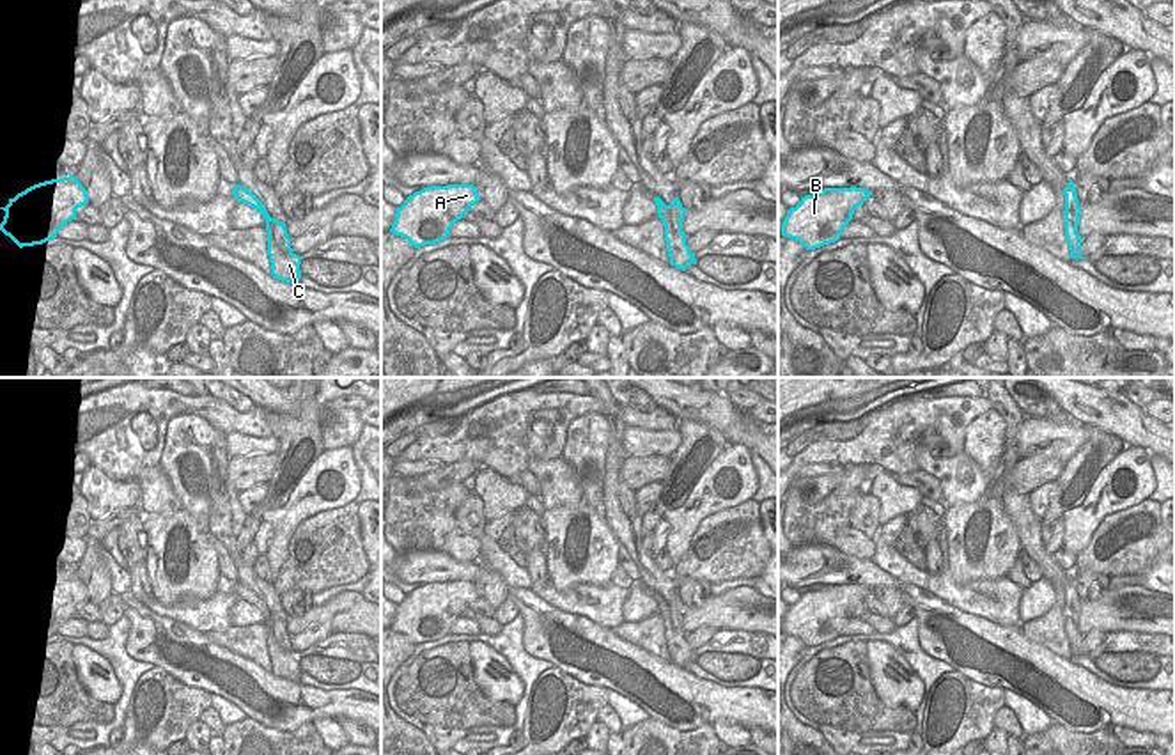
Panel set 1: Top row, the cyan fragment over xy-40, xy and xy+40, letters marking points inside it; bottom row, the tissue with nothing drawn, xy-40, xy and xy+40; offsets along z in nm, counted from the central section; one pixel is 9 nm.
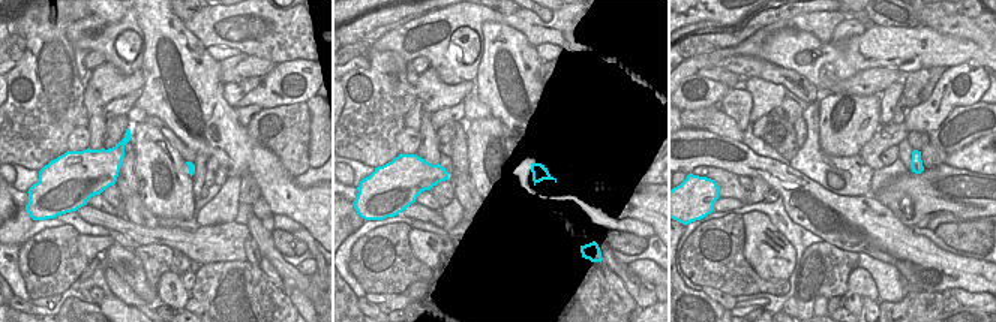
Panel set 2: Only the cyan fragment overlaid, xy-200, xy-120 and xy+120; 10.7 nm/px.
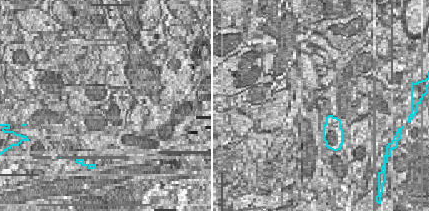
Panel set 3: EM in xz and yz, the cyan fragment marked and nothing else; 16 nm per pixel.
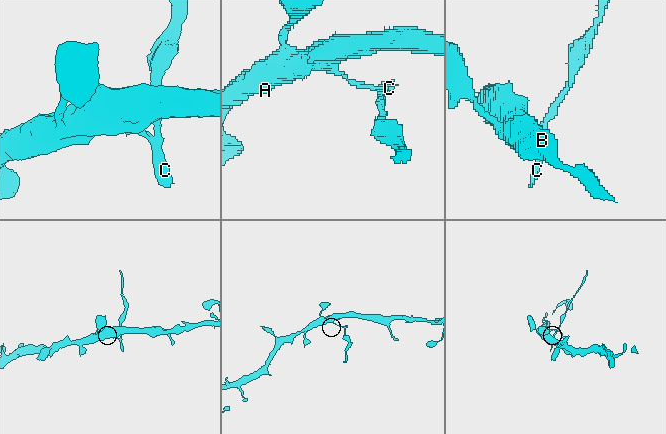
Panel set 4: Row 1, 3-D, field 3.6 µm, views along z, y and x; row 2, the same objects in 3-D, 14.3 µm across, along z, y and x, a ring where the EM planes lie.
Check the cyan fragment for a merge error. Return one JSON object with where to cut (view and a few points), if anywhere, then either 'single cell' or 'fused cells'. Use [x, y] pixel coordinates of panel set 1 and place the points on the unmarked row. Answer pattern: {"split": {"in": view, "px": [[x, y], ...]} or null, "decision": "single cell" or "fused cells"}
{"split": {"in": "xy", "px": [[667, 603], [669, 615], [663, 621]]}, "decision": "fused cells"}

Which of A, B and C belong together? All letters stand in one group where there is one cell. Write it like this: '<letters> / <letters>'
A B / C

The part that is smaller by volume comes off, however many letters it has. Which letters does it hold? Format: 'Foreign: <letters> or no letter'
Foreign: C

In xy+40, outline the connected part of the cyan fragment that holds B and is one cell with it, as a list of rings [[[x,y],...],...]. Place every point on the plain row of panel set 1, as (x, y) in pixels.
[[[824,585],[821,590],[801,594],[796,604],[790,604],[783,620],[782,633],[799,638],[806,647],[815,647],[840,636],[842,627],[852,617],[858,603],[872,592],[865,585]]]

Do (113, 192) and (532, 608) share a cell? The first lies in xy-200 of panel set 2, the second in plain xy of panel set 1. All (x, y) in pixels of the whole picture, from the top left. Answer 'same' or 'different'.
different

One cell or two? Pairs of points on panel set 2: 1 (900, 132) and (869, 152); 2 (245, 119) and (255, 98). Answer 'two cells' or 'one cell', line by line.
1: one cell
2: two cells

